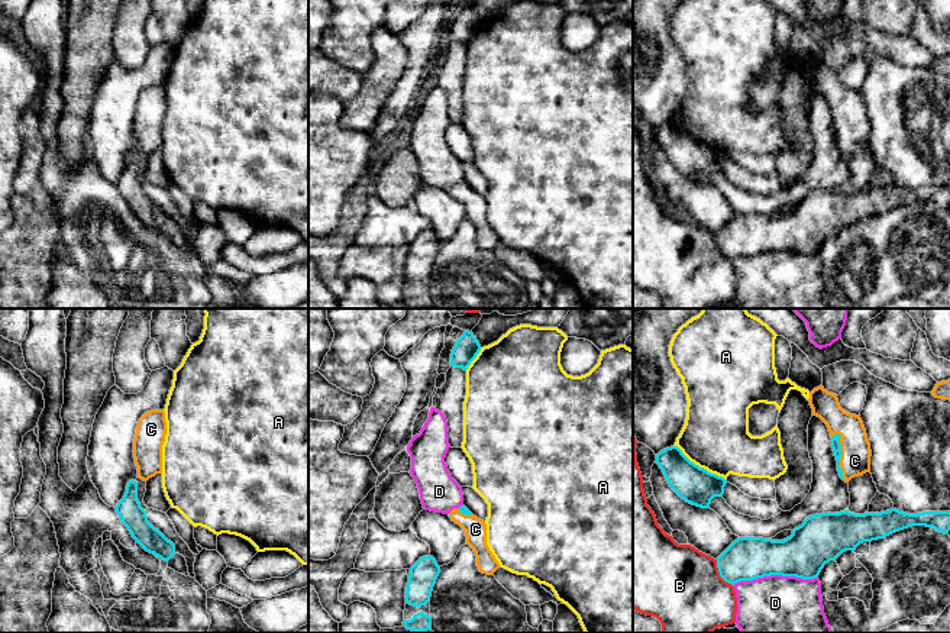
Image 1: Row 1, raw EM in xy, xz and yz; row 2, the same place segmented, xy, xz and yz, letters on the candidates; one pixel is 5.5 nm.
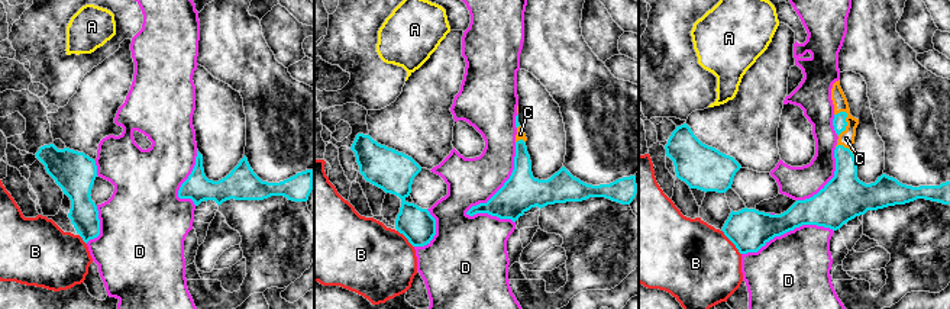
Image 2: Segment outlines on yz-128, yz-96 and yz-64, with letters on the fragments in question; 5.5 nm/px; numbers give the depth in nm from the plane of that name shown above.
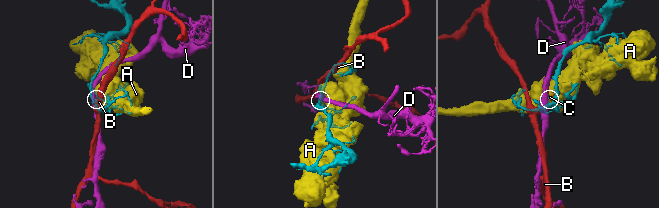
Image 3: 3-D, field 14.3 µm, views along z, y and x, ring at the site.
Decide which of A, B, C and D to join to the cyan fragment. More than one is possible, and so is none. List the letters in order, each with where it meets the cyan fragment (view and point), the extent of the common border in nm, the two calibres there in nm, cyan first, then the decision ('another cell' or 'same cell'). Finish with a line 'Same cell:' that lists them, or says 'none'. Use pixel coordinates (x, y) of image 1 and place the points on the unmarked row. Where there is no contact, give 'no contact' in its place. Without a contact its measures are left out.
A: yz (698, 142) | 360 nm | 200/380 nm | another cell
B: yz (720, 249) | 180 nm | 240/440 nm | another cell
C: yz (840, 132) | 280 nm | 60/170 nm | same cell
D: yz (775, 249) | 480 nm | 260/460 nm | another cell
Same cell: C

